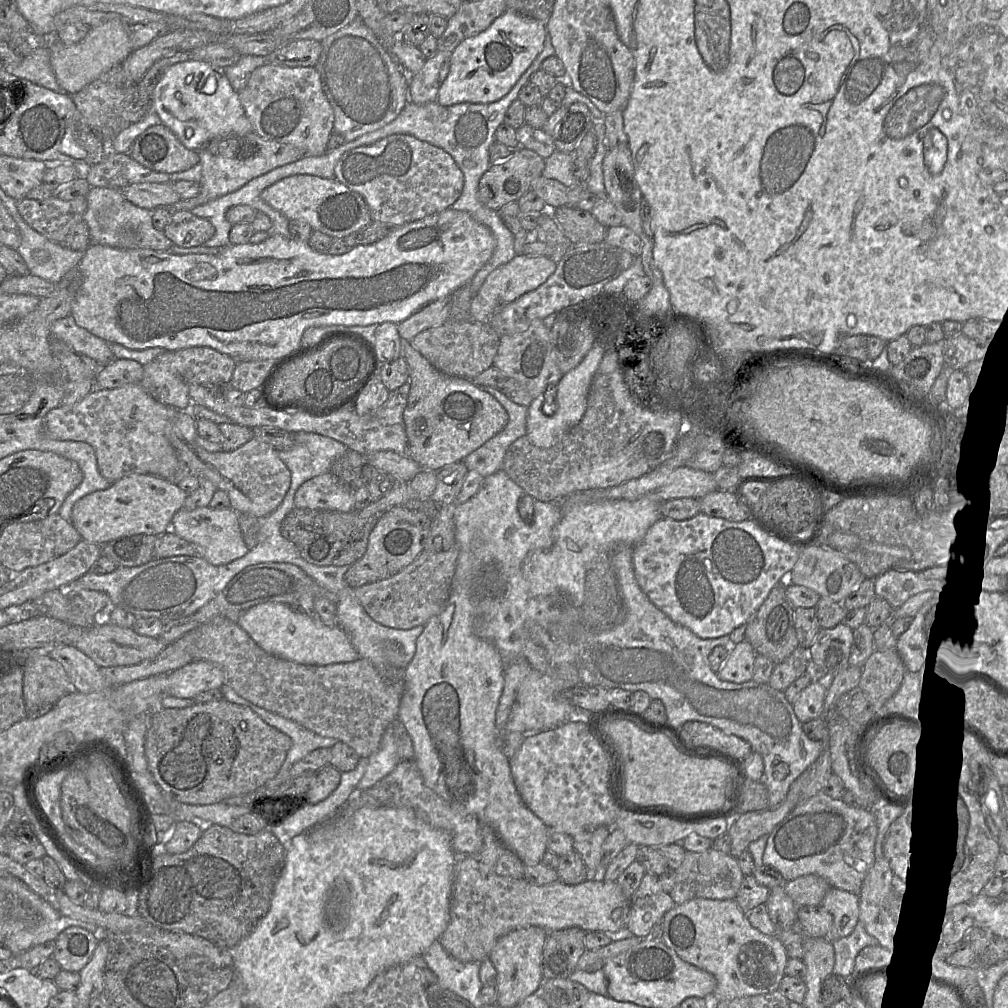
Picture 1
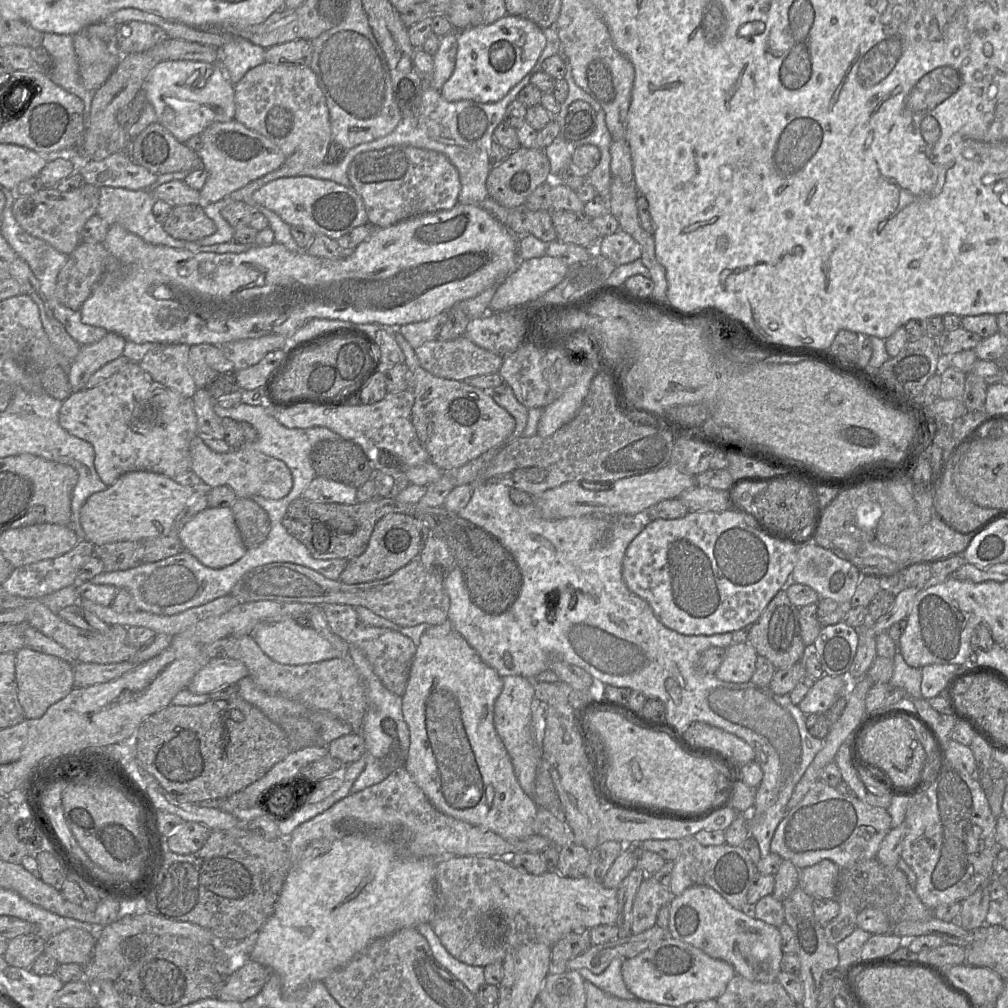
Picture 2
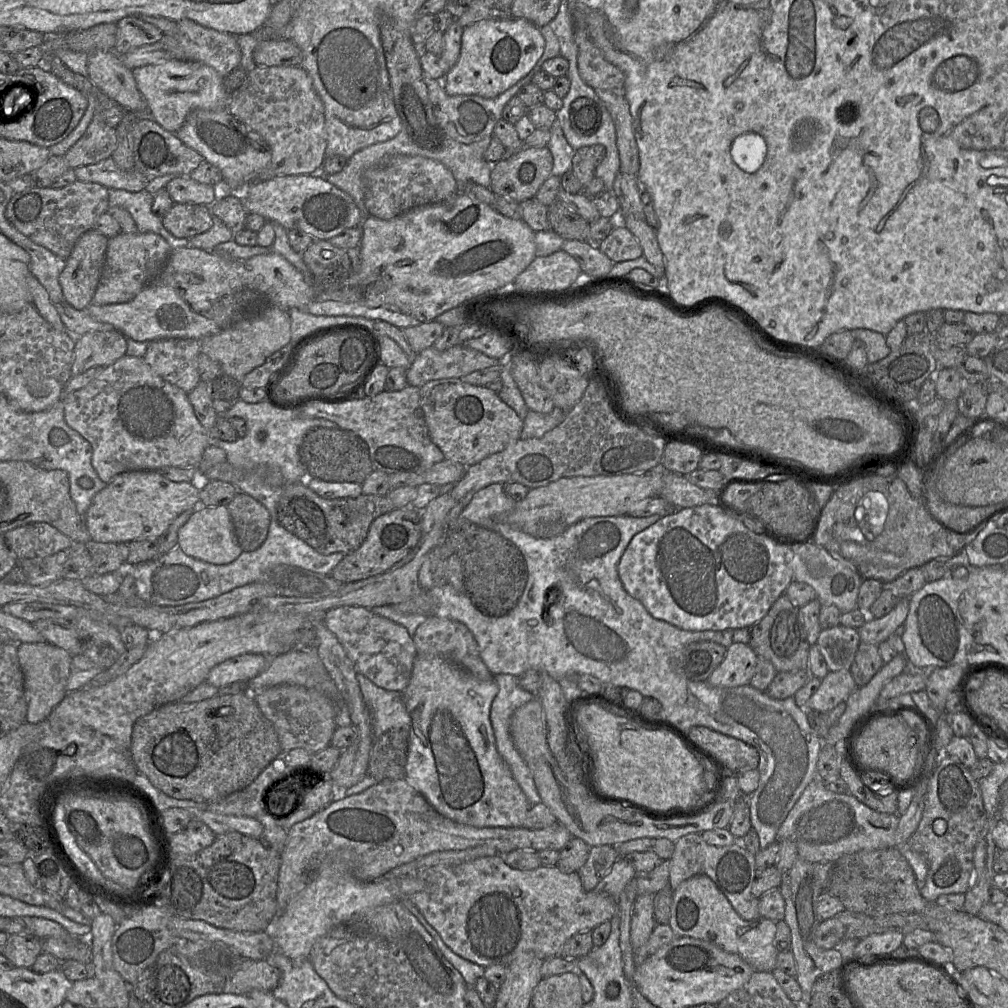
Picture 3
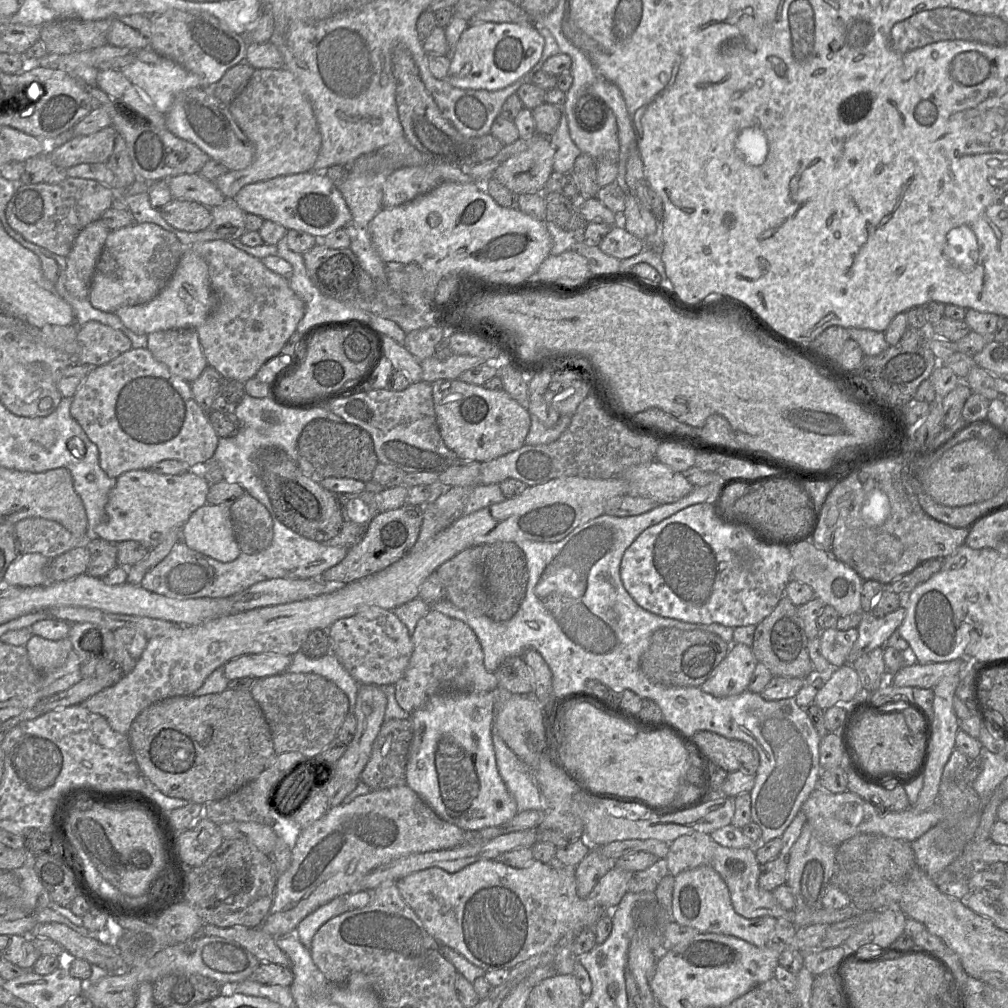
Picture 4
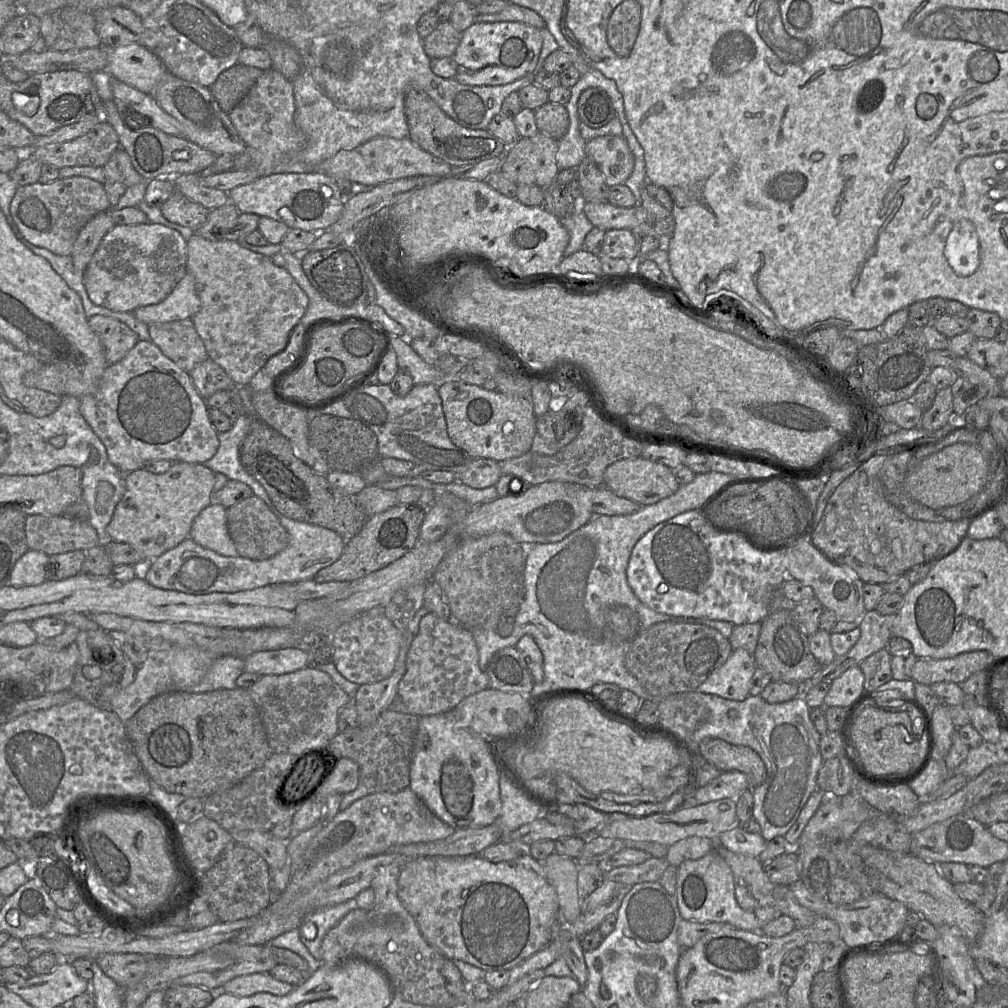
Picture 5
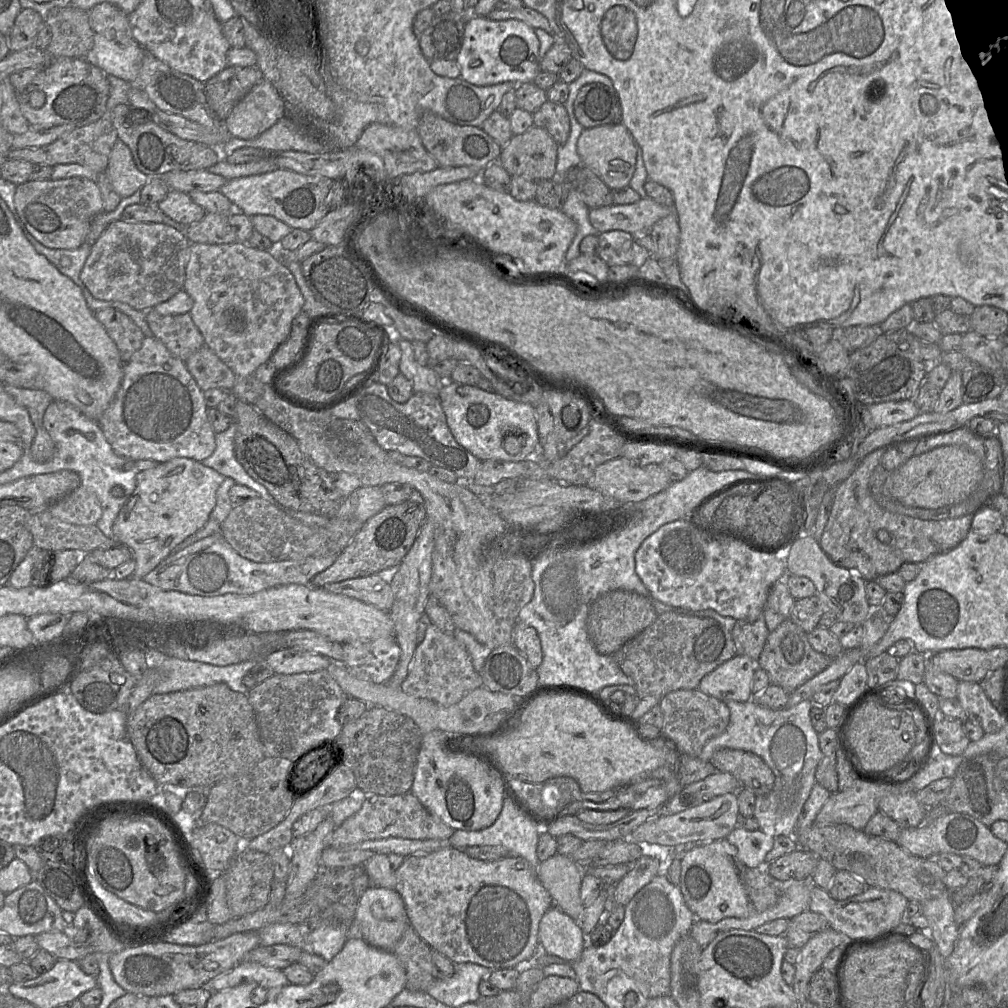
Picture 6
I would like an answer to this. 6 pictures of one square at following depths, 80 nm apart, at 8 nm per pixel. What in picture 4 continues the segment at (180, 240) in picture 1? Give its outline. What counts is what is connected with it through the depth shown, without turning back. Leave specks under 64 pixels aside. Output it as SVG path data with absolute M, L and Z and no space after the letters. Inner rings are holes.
M172 199L160 213L172 227L188 233L203 231L213 221L209 207L195 201L182 199Z

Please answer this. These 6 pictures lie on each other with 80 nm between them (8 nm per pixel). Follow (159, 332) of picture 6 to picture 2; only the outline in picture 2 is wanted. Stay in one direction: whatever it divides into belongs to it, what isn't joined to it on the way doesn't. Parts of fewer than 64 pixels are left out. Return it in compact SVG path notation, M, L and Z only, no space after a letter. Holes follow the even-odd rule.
M157 344L139 364L155 382L192 399L197 386L188 371L189 350L186 344Z

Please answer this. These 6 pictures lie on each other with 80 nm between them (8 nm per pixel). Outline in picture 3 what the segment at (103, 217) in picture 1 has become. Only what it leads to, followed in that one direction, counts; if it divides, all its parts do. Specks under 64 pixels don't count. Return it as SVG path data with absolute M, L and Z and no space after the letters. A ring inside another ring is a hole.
M108 189L109 207L120 207L128 211L136 225L136 232L152 232L162 236L173 248L189 245L189 239L177 238L163 226L162 219L152 212L154 195L147 190L129 192L120 189Z

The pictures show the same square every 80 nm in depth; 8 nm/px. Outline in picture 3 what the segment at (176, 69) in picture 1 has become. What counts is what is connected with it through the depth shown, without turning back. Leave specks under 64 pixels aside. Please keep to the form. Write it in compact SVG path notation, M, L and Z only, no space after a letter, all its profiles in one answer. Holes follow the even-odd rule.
M169 60L134 68L132 74L146 102L149 116L171 133L176 133L180 129L188 114L193 110L228 109L231 94L224 87L224 77L204 63Z

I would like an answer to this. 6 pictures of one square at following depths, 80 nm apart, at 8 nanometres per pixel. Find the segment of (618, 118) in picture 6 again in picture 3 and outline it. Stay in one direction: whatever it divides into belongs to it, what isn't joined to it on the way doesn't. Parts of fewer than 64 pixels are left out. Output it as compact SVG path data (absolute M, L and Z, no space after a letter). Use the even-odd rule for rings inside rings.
M586 97L575 99L570 105L570 125L581 136L594 134L601 123L601 108Z

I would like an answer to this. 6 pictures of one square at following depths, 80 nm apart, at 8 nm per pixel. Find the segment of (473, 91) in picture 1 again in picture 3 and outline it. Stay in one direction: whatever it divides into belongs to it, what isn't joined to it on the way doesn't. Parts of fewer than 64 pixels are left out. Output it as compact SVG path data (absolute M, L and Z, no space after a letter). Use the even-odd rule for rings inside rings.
M524 18L484 20L463 28L460 54L442 80L448 95L494 98L525 77L536 65L545 47L540 29Z

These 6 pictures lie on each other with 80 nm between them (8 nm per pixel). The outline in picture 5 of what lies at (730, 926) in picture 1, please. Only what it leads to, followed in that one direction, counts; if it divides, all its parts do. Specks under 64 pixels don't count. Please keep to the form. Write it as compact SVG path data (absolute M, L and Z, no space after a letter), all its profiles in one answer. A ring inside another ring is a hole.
M713 850L697 860L686 860L678 867L677 904L684 920L699 923L722 922L735 928L761 932L763 927L781 913L770 906L752 911L742 909L736 901L733 872L727 862Z

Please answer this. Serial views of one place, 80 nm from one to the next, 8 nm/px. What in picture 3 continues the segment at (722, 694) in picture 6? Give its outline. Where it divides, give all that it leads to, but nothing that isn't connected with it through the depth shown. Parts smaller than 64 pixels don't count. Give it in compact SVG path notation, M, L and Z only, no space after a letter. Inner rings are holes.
M733 642L707 682L713 687L749 685L755 674L757 660L758 655L749 644Z

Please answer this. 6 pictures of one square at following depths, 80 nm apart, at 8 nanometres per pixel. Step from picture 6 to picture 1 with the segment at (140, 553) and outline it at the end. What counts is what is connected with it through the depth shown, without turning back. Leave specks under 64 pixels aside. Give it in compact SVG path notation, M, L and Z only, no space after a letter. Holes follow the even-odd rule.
M130 474L107 489L79 499L73 505L70 522L81 539L97 545L138 534L161 536L170 530L174 514L183 508L189 495L168 479L151 474Z

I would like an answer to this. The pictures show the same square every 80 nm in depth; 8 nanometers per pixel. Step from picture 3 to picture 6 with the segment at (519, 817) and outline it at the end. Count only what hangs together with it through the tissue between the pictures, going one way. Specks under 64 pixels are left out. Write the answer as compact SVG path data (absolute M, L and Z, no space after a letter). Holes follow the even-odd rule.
M433 730L423 735L418 753L411 792L438 820L454 830L479 831L490 827L497 820L505 798L499 775L478 759L446 750L444 741L448 733Z

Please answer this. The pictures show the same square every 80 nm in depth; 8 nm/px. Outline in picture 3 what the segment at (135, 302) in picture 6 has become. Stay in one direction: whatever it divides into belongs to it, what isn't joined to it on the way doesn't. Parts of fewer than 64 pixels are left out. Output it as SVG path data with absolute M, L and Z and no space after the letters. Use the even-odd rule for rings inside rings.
M119 232L109 238L104 266L92 303L109 305L131 301L162 273L172 250L173 248L162 236L152 232Z

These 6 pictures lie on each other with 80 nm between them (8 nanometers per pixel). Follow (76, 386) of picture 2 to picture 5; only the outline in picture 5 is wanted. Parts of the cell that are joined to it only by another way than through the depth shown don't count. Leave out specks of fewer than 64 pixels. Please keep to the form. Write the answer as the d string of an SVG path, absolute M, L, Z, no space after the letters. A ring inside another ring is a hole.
M94 315L88 319L88 324L99 337L109 365L122 360L140 341L126 324L111 317Z

